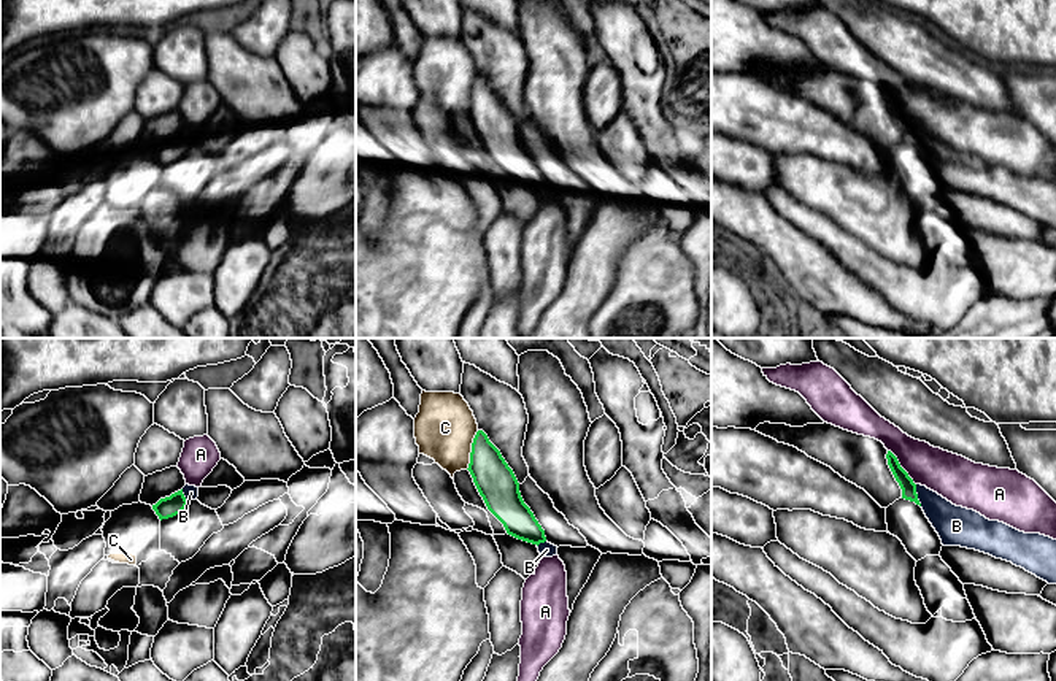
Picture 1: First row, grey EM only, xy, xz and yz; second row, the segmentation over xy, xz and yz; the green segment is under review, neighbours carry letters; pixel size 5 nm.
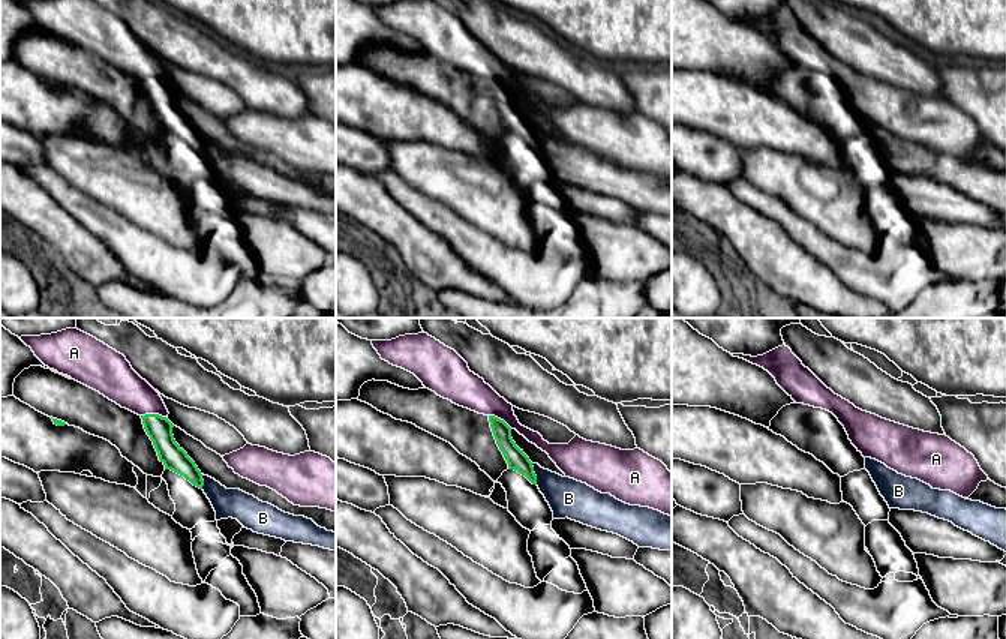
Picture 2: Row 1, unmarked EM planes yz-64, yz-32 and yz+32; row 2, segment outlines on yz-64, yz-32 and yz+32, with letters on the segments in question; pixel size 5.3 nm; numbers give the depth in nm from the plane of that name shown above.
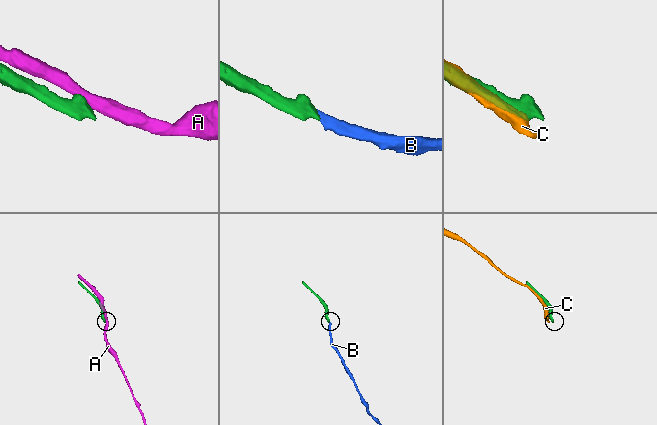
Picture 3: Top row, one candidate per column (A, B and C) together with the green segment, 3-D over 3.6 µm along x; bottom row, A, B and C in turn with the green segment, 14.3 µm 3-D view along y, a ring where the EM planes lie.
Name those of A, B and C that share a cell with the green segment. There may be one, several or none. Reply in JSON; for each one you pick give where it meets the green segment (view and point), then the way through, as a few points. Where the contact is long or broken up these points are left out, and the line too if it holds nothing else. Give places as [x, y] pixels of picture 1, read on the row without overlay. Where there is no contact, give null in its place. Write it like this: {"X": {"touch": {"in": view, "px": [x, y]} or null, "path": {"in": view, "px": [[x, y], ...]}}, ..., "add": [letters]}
{"B": {"touch": {"in": "yz", "px": [917, 140]}, "path": {"in": "yz", "px": [[909, 132], [917, 140], [928, 143], [955, 170]]}}, "add": ["B"]}

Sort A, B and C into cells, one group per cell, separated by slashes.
A / B / C

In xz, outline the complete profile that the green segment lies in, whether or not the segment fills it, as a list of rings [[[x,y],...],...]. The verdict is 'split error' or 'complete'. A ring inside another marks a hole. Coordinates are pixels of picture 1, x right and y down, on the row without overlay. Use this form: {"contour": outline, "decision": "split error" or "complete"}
{"contour": [[[483,75],[473,83],[467,114],[488,154],[503,168],[508,179],[535,189],[541,202],[557,198],[557,190],[546,186],[545,175],[524,148],[513,114]]], "decision": "split error"}

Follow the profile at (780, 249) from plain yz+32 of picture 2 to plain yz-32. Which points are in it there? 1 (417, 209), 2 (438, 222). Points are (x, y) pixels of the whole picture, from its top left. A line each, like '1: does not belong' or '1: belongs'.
1: does not belong
2: does not belong

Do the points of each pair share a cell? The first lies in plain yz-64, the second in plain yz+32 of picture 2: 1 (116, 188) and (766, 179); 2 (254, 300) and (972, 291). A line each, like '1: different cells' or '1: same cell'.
1: same cell
2: same cell

